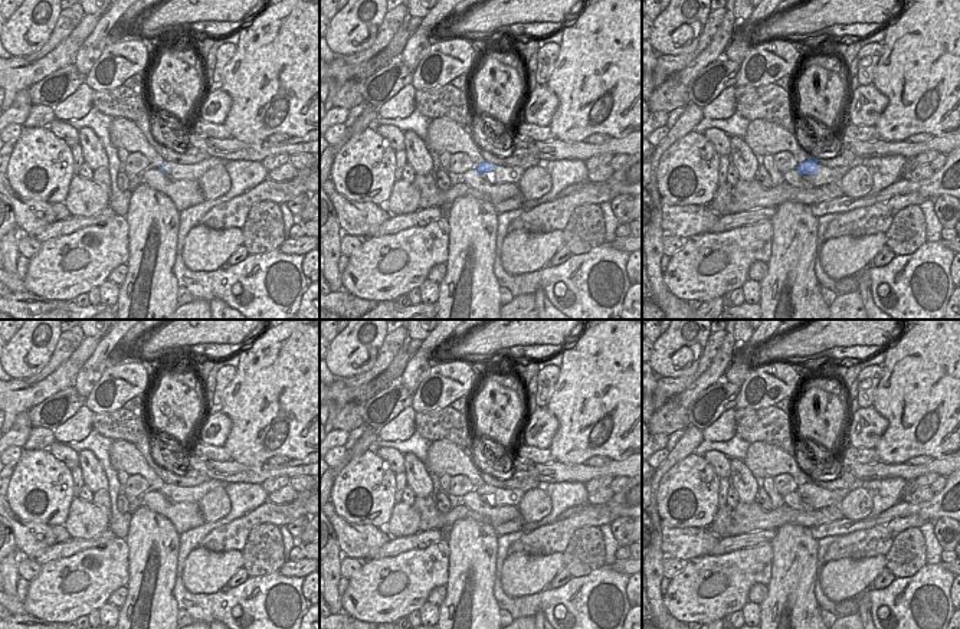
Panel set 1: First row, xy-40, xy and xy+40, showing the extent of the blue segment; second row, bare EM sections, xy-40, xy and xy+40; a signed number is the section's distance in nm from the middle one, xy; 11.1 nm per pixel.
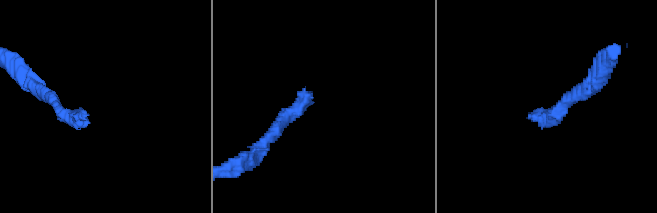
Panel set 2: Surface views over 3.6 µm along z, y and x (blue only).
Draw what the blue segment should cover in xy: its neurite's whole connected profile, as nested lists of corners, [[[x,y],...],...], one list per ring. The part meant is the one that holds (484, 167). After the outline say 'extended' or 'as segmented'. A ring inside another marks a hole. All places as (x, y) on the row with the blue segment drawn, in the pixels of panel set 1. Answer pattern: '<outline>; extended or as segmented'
[[[488,161],[475,166],[475,168],[488,184],[499,184],[499,183],[518,184],[521,176],[525,171],[522,167],[502,167]]]; extended

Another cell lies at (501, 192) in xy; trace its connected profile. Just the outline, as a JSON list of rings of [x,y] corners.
[[[474,167],[461,176],[461,180],[478,191],[485,193],[492,204],[498,204],[511,197],[522,197],[518,184],[499,183],[488,184]]]

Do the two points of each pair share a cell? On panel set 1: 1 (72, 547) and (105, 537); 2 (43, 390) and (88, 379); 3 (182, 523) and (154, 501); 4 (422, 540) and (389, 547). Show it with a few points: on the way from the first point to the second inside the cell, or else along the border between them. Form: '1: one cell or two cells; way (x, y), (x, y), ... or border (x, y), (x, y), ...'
1: one cell; way (81, 544), (97, 543)
2: two cells; border (94, 353), (79, 370), (74, 386)
3: one cell; way (174, 516), (161, 505)
4: one cell; way (413, 543), (397, 546)

